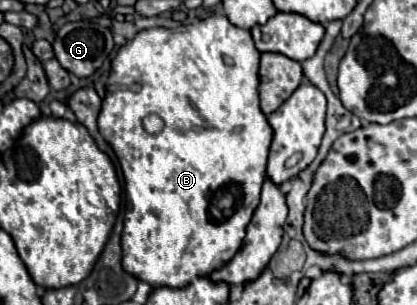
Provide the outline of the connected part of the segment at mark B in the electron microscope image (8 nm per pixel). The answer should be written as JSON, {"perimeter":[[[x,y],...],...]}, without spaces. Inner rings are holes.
{"perimeter":[[[210,16],[206,20],[200,20],[198,24],[188,24],[180,28],[150,28],[136,34],[134,40],[126,42],[120,52],[116,54],[112,62],[112,72],[108,78],[106,98],[102,102],[102,110],[98,116],[98,128],[104,140],[112,146],[122,174],[124,174],[124,188],[126,196],[132,204],[132,210],[126,210],[124,214],[124,232],[122,232],[122,268],[132,274],[136,280],[142,280],[154,288],[168,286],[168,288],[184,288],[188,286],[196,276],[208,276],[216,268],[222,268],[240,248],[246,226],[260,202],[260,188],[266,180],[266,160],[268,160],[268,148],[272,142],[270,124],[266,116],[260,112],[258,104],[258,62],[260,52],[256,50],[252,36],[248,30],[238,28],[230,24],[226,16]],[[148,114],[158,114],[164,120],[164,130],[160,134],[148,134],[142,126],[142,118]]]}

